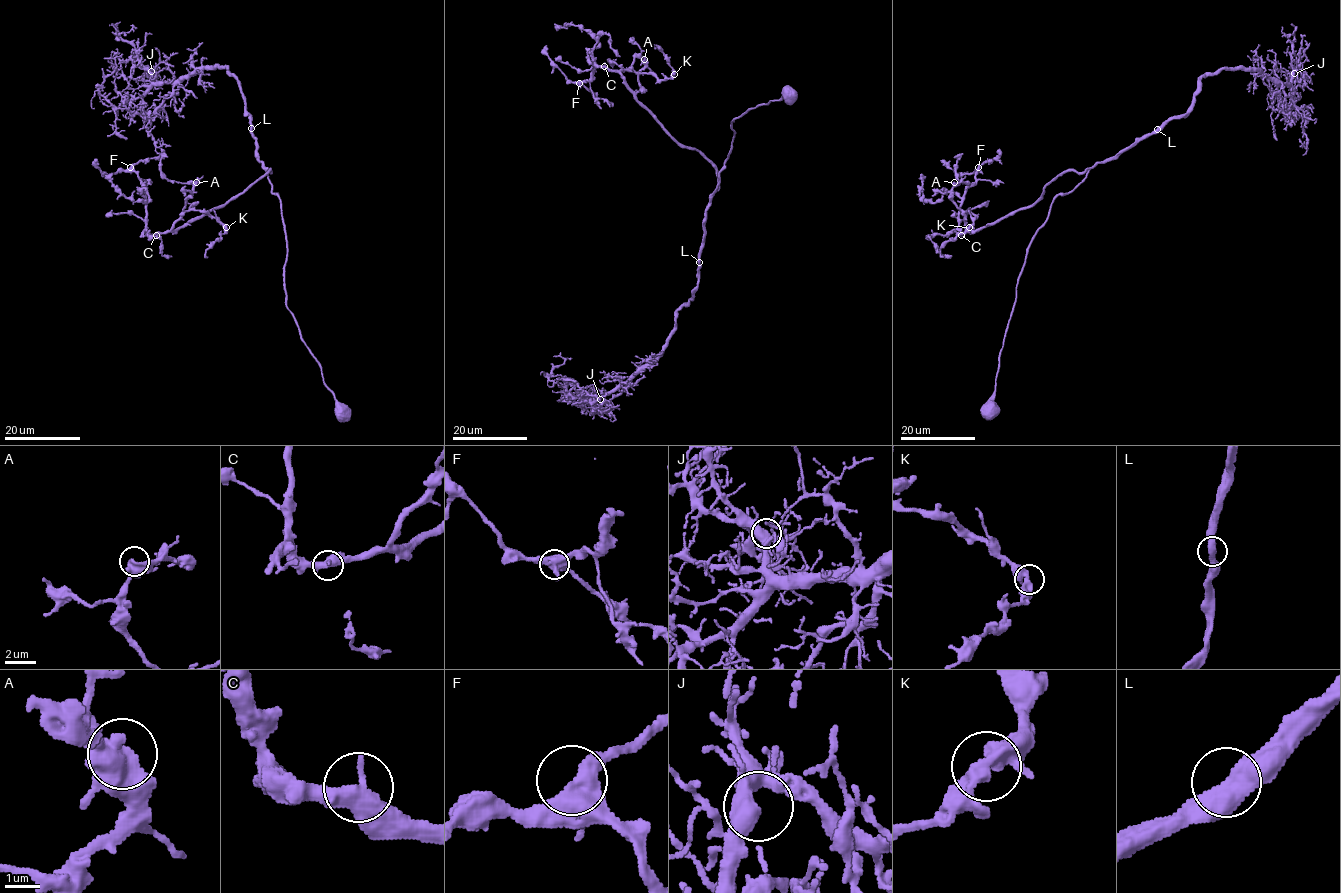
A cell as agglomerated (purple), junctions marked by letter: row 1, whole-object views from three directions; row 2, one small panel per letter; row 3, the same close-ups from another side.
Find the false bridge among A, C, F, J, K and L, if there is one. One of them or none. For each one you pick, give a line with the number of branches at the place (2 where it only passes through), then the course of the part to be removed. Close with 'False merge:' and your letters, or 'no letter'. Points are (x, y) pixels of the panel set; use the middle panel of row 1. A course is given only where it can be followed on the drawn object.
False merge: no letter

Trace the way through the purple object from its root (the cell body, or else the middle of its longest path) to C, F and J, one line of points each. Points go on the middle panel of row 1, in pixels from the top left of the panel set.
C: (789, 95), (731, 122), (732, 146), (714, 193), (717, 170), (698, 151), (679, 143), (625, 80), (604, 66)
F: (789, 95), (731, 122), (714, 193), (717, 170), (679, 143), (617, 72), (595, 64), (579, 83)
J: (789, 95), (731, 122), (732, 146), (706, 210), (698, 287), (677, 311), (665, 347), (600, 399)

